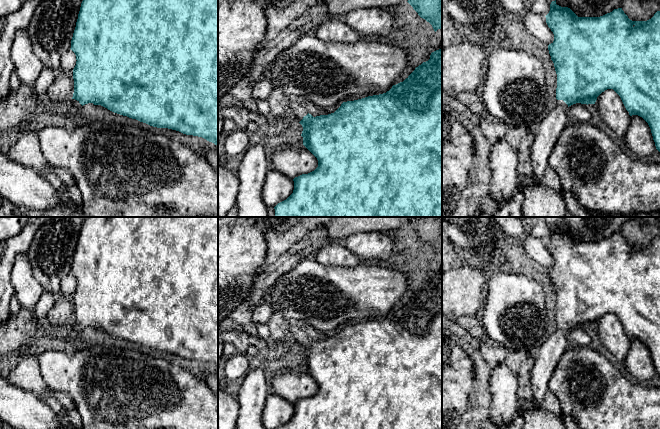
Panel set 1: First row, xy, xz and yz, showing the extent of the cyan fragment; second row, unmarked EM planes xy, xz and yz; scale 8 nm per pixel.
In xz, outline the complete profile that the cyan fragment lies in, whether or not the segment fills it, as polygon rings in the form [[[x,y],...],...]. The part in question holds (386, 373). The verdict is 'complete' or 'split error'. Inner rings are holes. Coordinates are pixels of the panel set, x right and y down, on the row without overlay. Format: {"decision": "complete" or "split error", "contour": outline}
{"decision": "split error", "contour": [[[442,273],[432,276],[428,285],[423,286],[421,289],[416,291],[415,294],[403,306],[393,309],[392,312],[386,317],[368,320],[354,325],[343,326],[334,337],[328,339],[313,341],[302,329],[296,326],[292,326],[290,328],[290,333],[293,343],[299,346],[303,351],[301,358],[303,361],[303,369],[317,382],[318,391],[308,398],[302,398],[295,401],[293,403],[293,417],[286,424],[278,427],[277,429],[442,429]]]}

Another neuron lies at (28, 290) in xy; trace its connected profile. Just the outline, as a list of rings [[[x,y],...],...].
[[[27,255],[16,257],[11,281],[21,308],[33,311],[44,289],[34,277]]]

